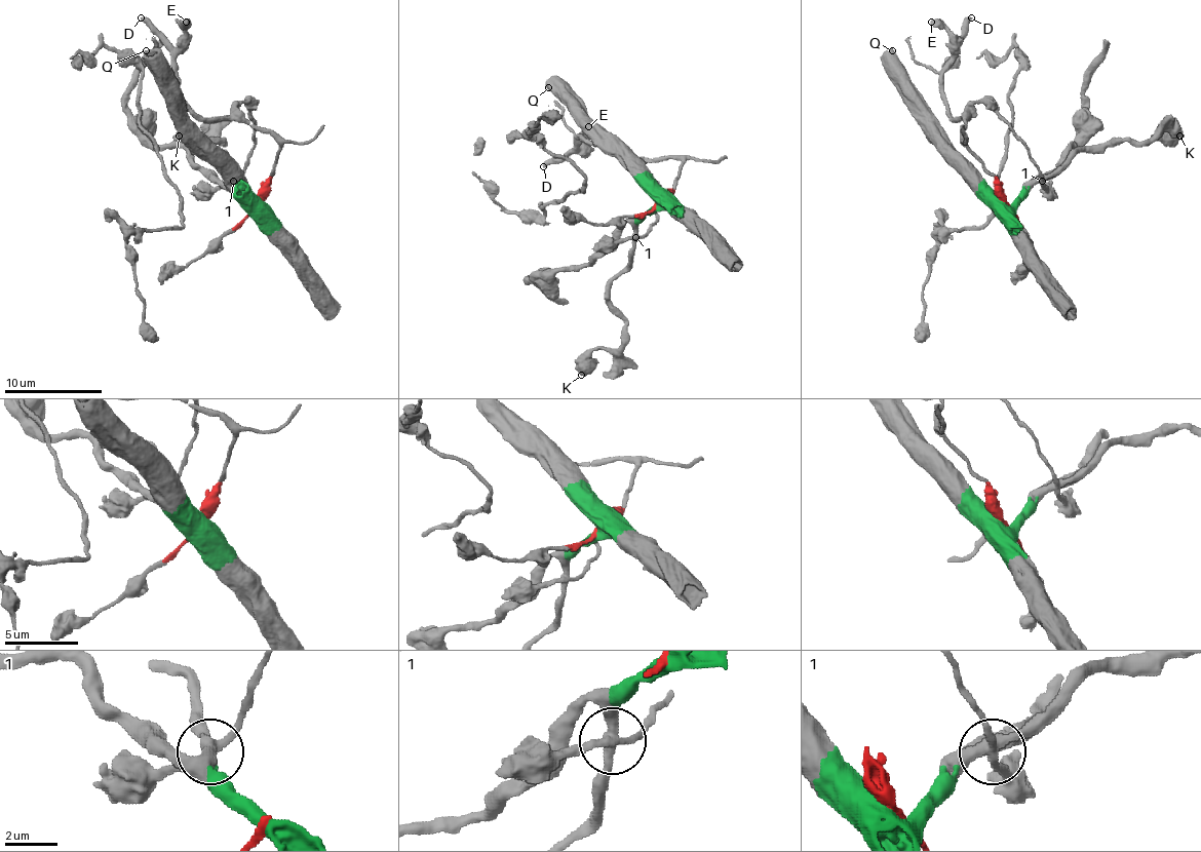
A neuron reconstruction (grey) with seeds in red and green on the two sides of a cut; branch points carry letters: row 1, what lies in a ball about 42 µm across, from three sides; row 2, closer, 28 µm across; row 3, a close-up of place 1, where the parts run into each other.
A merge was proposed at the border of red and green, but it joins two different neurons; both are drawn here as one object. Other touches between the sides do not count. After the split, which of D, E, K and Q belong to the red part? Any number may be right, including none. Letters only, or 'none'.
D, E

